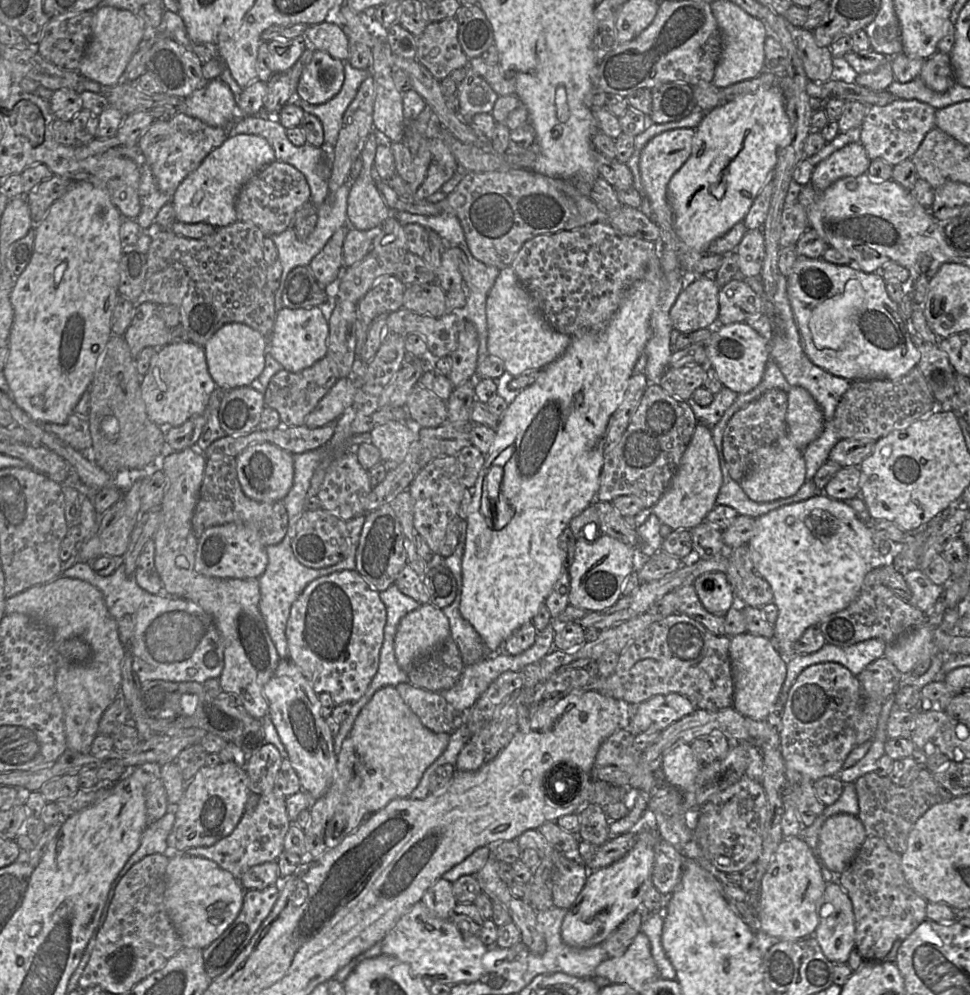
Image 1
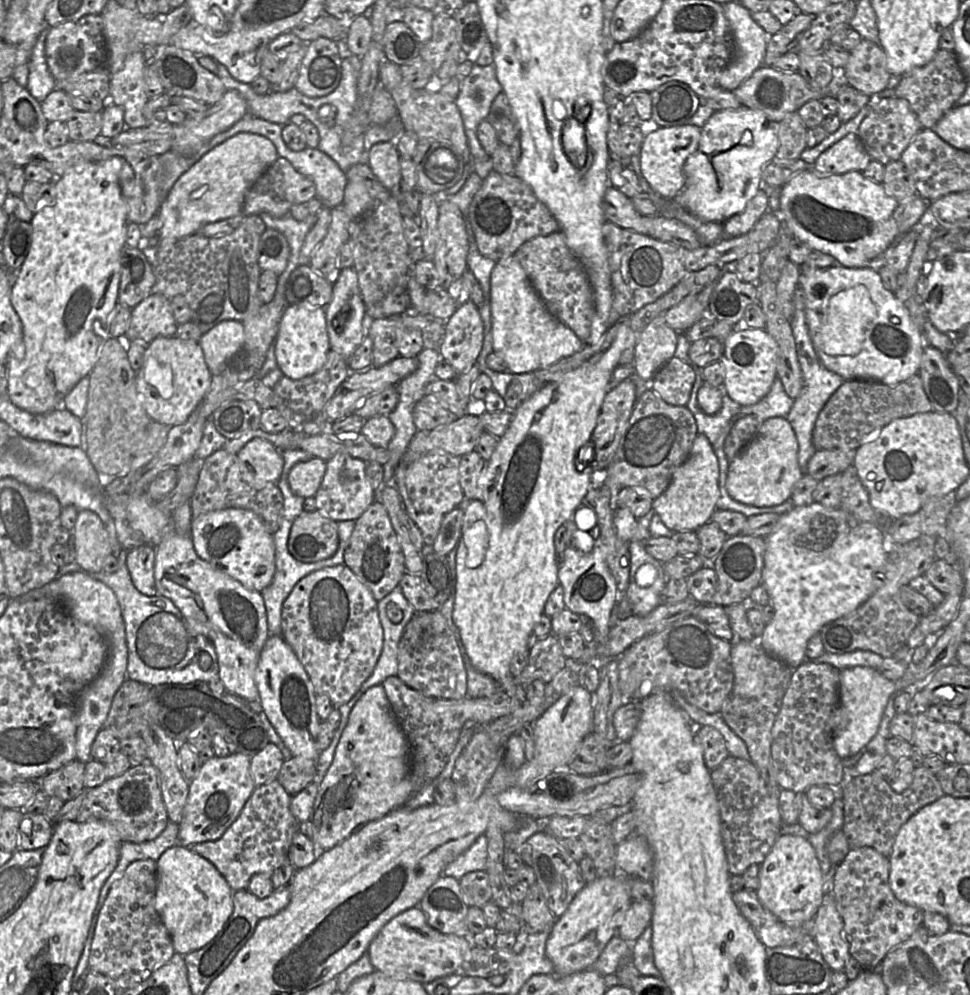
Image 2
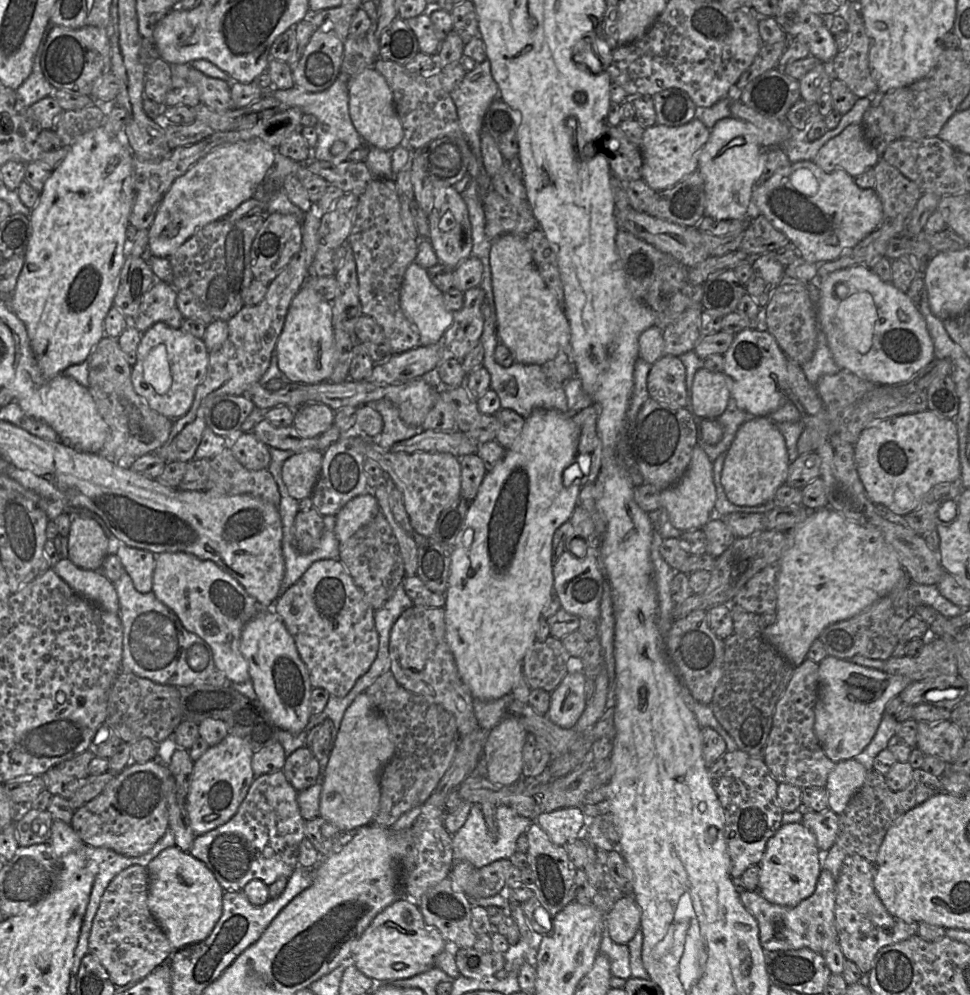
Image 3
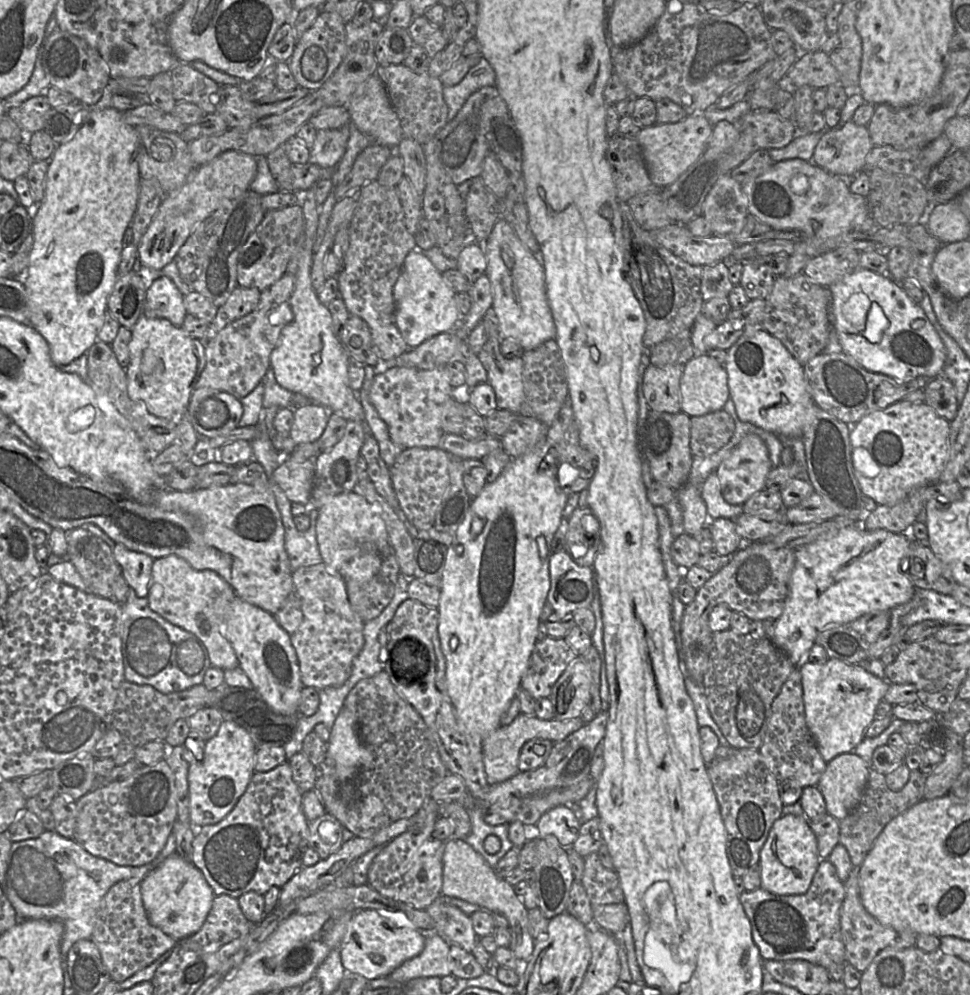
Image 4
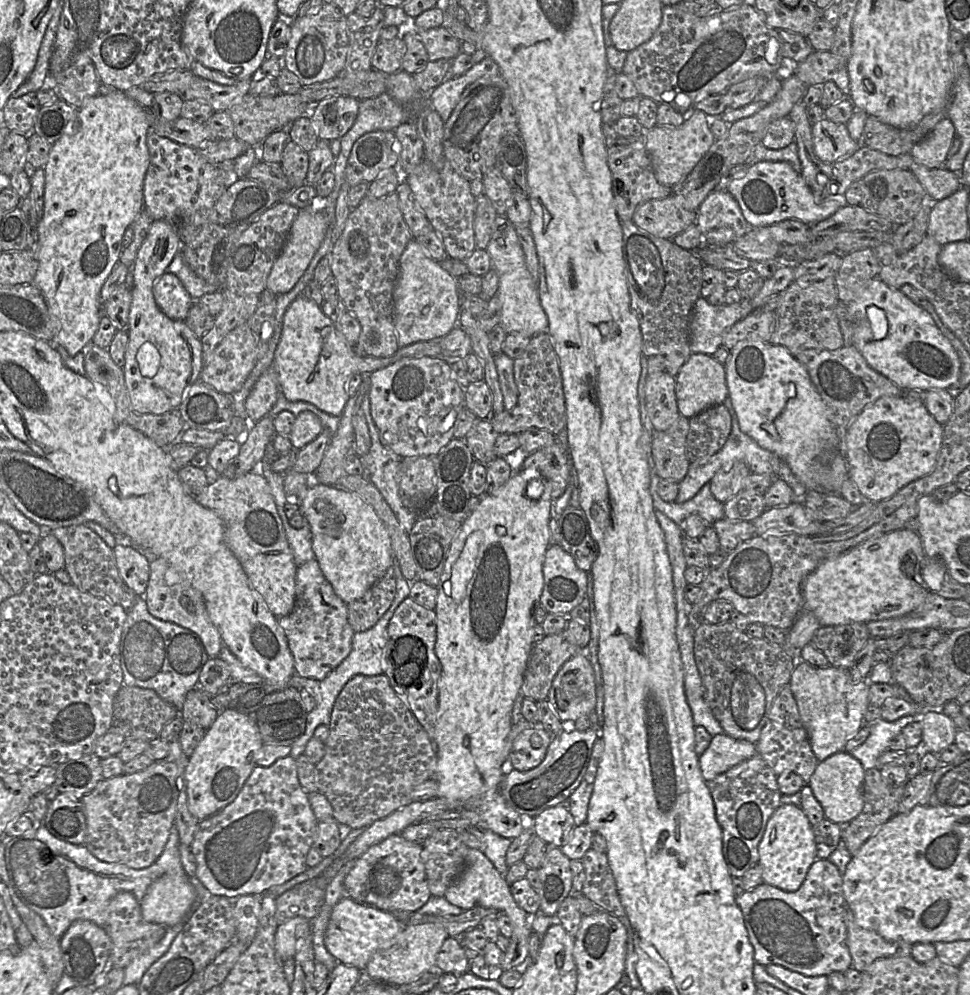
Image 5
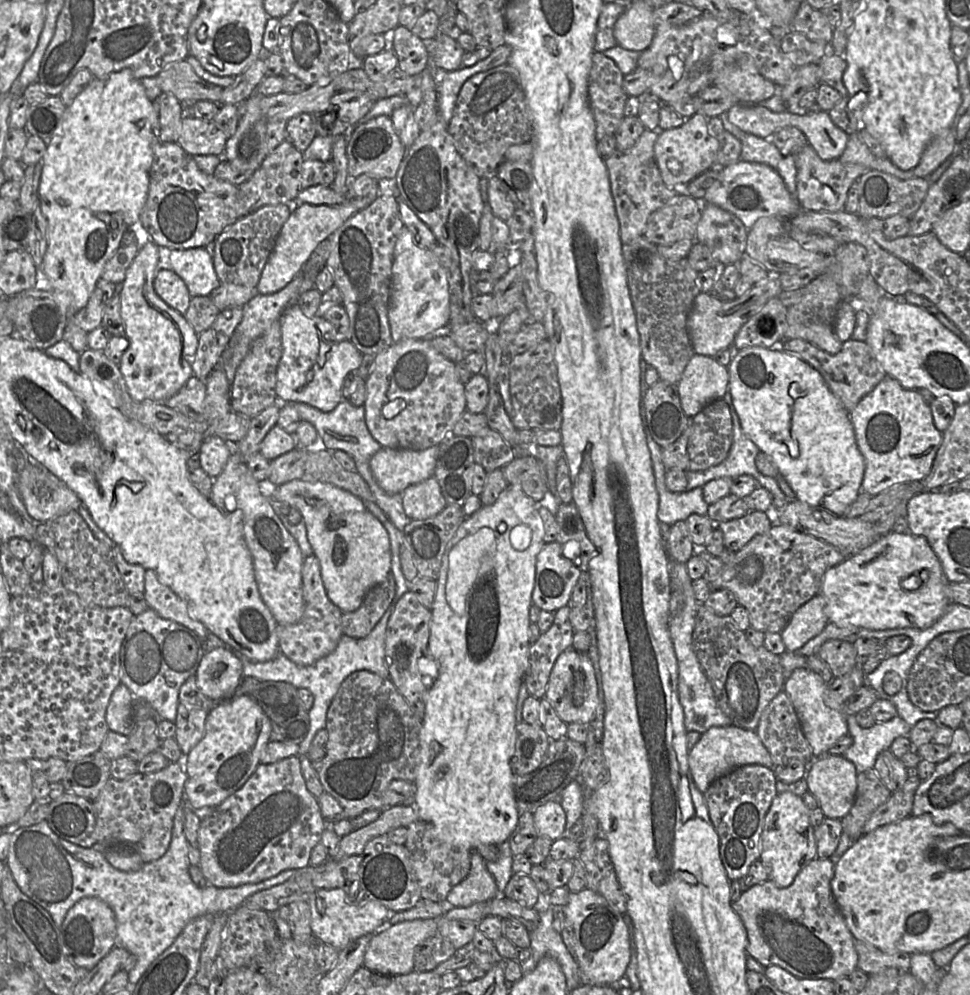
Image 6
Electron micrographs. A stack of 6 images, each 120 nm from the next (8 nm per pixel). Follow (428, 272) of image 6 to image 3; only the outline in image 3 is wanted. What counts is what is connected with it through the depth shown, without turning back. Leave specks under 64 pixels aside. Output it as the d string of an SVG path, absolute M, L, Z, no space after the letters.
M411 263L403 278L400 289L400 306L406 318L417 328L420 345L442 343L444 333L453 323L453 312L446 309L443 292L430 280L427 269Z

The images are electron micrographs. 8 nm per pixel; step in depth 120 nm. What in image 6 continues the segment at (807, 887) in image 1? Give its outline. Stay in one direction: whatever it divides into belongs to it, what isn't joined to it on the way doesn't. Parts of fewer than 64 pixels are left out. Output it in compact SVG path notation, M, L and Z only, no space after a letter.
M789 791L775 796L765 816L760 846L759 860L767 868L769 879L780 888L790 886L797 874L817 858L814 828L810 824L809 811L801 796Z

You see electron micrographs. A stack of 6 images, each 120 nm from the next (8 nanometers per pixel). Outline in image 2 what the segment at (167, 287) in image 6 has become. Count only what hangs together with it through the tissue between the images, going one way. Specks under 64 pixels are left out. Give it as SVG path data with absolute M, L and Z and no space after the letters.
M151 293L131 310L129 327L124 335L130 342L141 339L150 343L160 336L173 337L177 327L170 300L162 294Z

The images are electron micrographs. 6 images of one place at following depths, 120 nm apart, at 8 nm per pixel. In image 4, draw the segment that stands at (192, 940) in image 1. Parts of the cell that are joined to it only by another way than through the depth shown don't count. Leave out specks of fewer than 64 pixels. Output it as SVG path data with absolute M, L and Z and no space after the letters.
M176 852L149 872L142 882L141 897L149 922L176 941L198 932L215 897L201 871Z

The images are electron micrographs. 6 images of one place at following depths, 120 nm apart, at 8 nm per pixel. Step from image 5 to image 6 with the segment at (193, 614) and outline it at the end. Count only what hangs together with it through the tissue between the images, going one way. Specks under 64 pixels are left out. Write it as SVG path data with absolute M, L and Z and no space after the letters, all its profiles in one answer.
M153 570L145 571L143 595L149 608L160 617L189 628L201 641L205 640L209 633L206 627L191 615L183 599L158 581Z

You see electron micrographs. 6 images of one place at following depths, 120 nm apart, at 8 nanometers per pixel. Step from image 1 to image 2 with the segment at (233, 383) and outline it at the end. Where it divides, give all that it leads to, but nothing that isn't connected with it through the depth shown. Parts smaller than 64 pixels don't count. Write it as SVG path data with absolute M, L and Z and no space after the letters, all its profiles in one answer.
M222 321L199 341L204 359L211 375L219 375L226 368L229 360L240 351L244 344L244 327L240 321Z

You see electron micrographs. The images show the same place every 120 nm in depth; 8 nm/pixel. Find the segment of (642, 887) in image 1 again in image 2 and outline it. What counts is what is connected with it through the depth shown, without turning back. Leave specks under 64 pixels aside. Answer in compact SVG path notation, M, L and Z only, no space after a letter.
M617 873L609 877L596 877L576 894L563 915L556 919L546 942L545 954L554 966L554 975L565 977L584 971L597 960L608 941L617 933L633 899L629 893L628 875Z

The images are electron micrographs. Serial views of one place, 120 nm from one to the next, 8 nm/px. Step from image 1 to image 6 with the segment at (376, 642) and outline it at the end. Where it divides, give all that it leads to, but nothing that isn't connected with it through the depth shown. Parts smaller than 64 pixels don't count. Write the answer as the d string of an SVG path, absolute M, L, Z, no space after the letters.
M314 555L304 559L301 574L304 599L303 616L298 623L293 625L277 624L275 632L278 638L279 652L299 666L309 666L329 655L336 649L339 640L343 635L341 627L343 612L329 600L322 581L319 561Z

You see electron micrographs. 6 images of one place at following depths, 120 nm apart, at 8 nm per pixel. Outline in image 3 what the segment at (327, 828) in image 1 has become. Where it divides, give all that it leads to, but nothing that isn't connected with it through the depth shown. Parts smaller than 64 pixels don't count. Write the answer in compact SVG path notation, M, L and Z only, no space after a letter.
M361 692L346 709L321 779L319 816L342 833L369 825L379 809L380 774L394 755L386 720Z

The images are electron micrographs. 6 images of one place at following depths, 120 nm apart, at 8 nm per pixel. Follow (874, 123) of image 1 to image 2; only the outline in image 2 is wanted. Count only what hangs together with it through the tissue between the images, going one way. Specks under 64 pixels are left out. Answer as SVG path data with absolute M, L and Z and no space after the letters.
M892 97L877 98L870 104L867 116L861 122L857 135L870 157L883 165L900 160L913 137L923 128L907 100Z

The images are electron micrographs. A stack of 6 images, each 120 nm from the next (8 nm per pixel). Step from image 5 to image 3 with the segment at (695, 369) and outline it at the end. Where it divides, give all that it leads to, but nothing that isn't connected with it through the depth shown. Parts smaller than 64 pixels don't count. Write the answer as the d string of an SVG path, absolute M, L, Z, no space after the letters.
M697 370L691 389L693 414L702 419L717 419L726 410L731 398L724 372Z

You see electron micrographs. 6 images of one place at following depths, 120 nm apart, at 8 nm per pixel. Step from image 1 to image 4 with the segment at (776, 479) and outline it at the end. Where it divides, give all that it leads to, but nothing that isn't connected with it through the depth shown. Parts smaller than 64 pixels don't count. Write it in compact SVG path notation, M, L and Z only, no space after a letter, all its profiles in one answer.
M756 434L745 436L716 469L723 498L729 504L743 505L755 492L765 489L766 477L772 468L765 442Z

